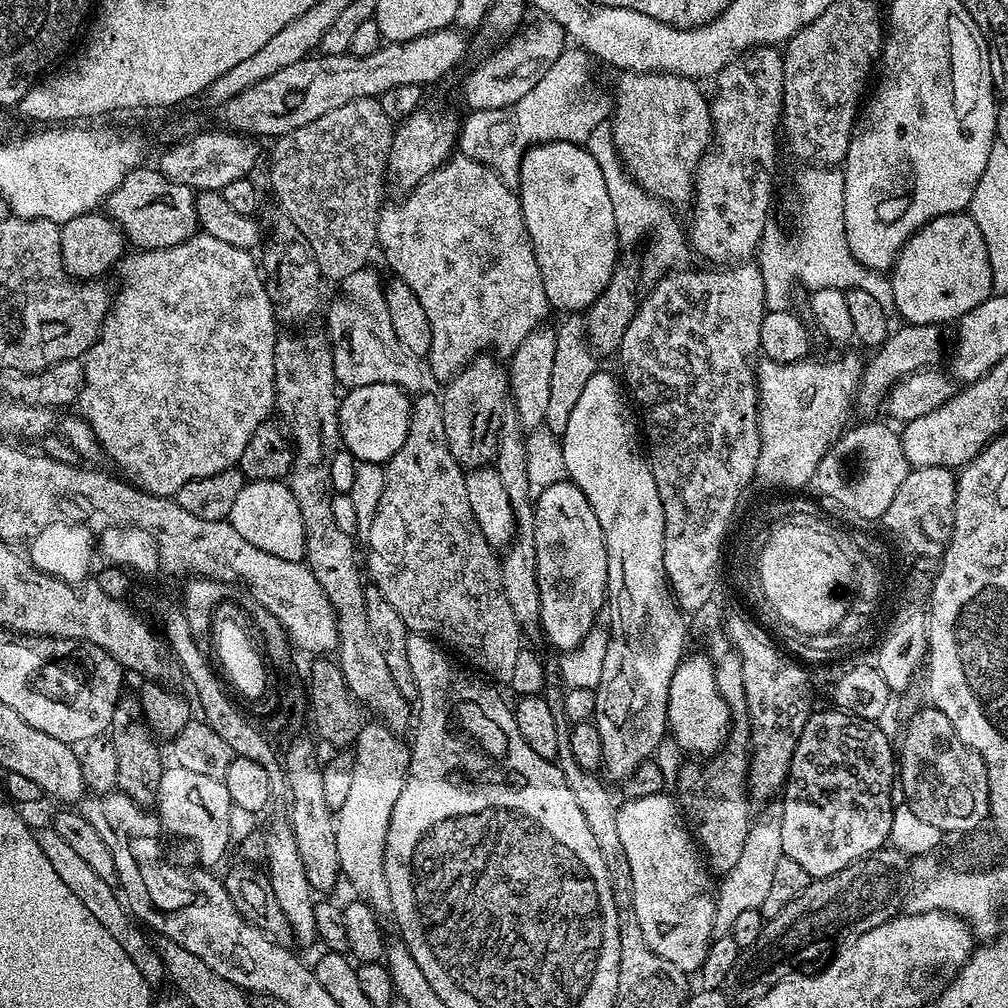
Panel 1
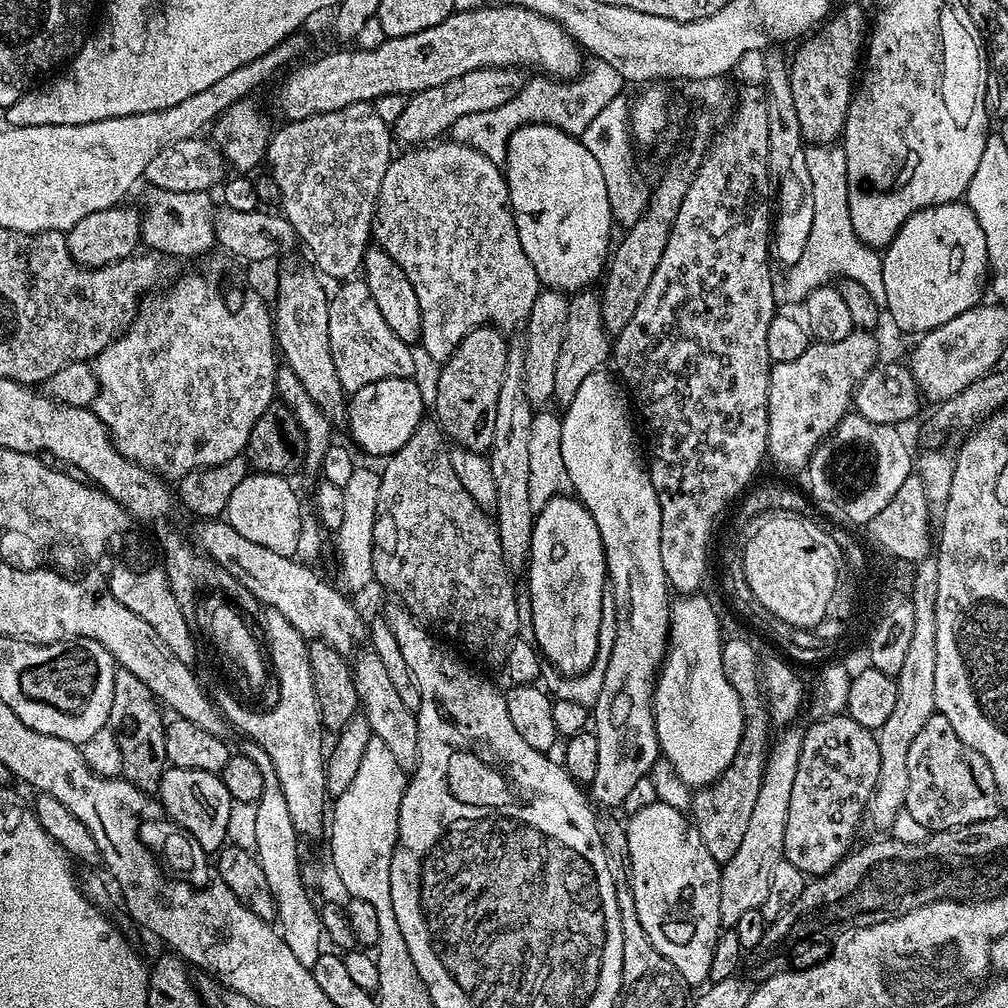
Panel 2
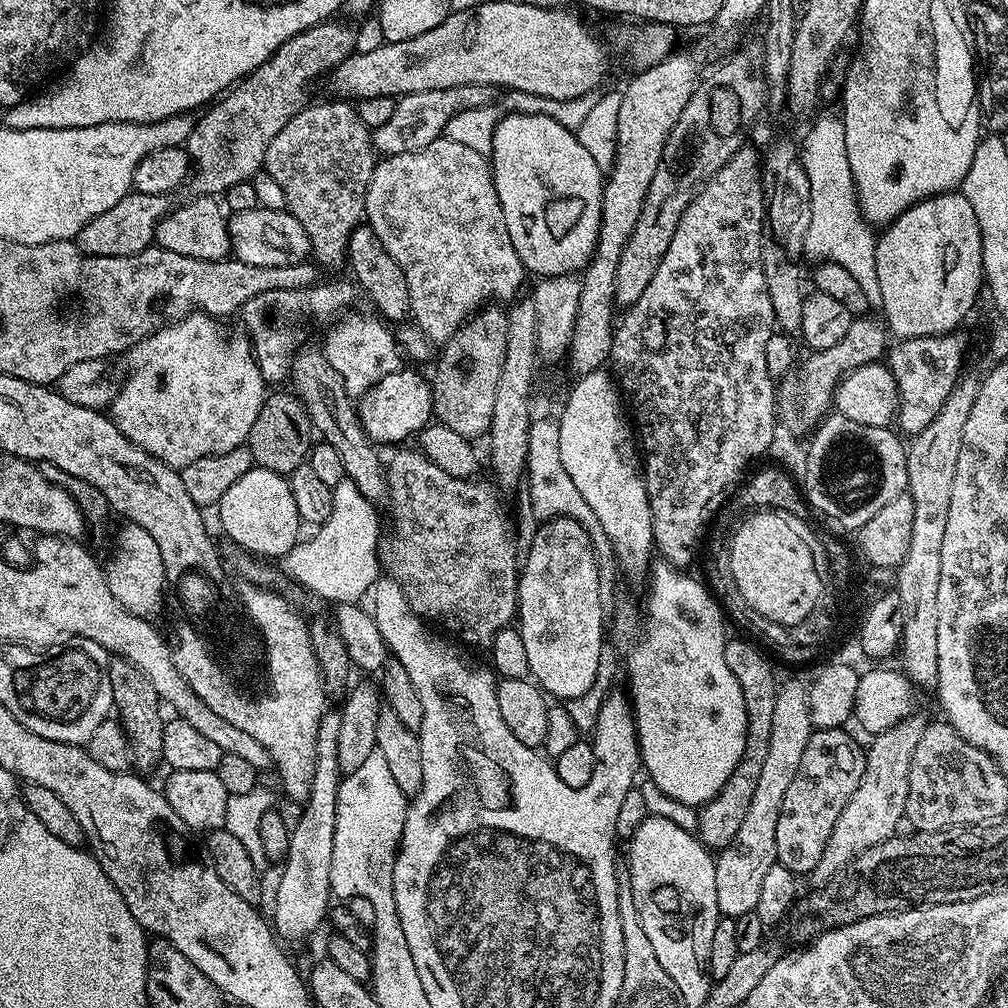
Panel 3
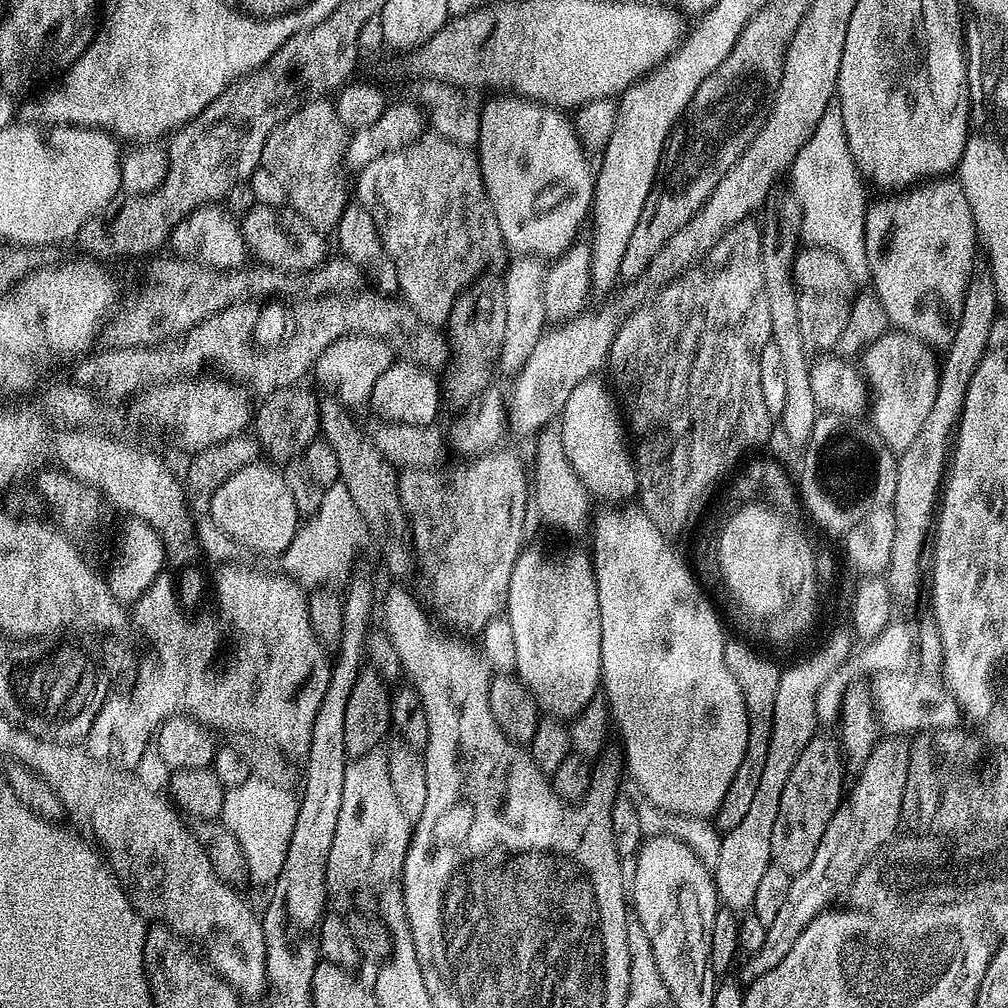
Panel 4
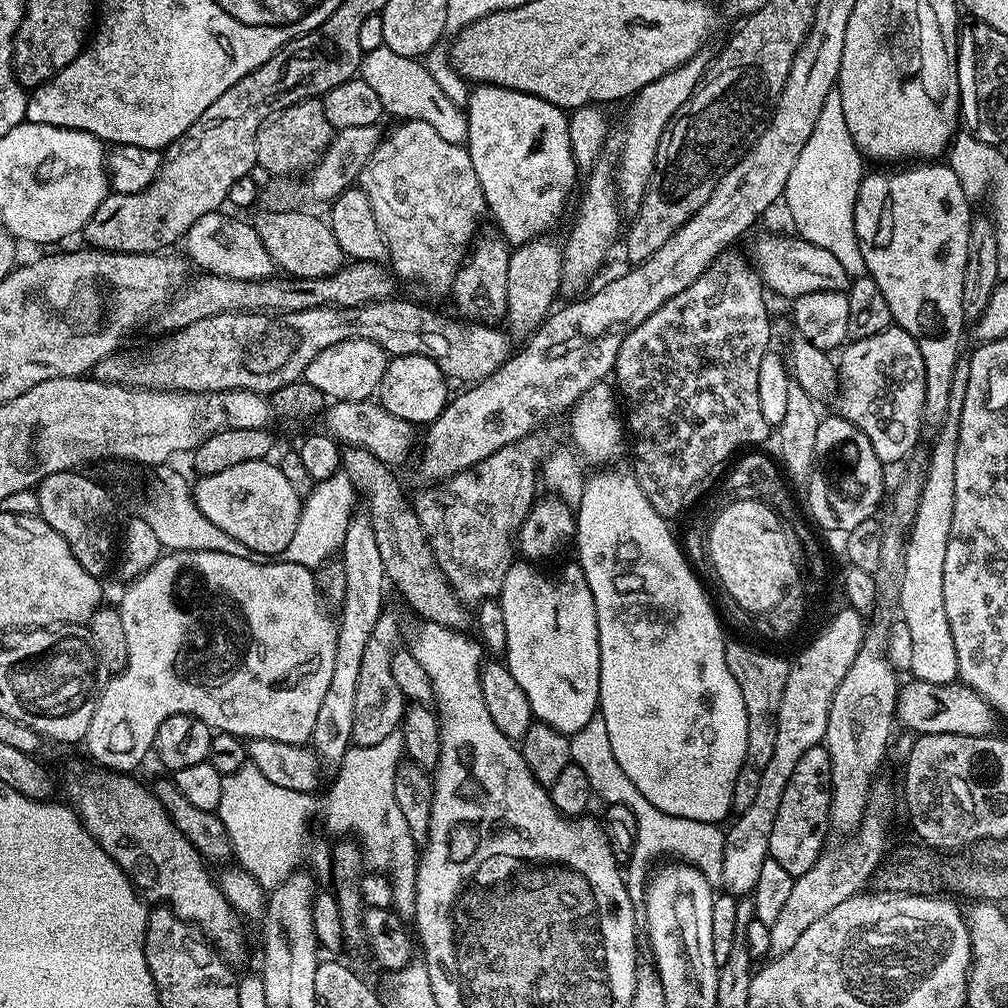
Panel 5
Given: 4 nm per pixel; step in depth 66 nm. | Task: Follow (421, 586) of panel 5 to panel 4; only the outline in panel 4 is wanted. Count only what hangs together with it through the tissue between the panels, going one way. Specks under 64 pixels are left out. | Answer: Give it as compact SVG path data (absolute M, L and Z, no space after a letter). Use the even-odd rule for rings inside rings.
M335 398L321 399L320 429L323 439L334 446L334 455L338 458L340 471L339 483L350 490L350 498L354 498L354 506L358 506L360 516L365 522L369 537L376 539L376 548L384 559L384 564L396 576L408 576L414 572L414 553L412 551L412 528L408 524L408 516L402 506L402 498L398 490L397 465L391 464L384 457L382 450L372 440L367 431L356 425L349 409Z

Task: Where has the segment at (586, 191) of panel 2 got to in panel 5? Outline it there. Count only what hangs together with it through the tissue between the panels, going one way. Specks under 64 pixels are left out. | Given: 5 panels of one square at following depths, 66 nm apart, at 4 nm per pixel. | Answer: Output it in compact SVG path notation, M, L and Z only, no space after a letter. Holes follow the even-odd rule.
M477 84L468 96L468 138L466 147L470 162L474 162L474 174L482 186L484 203L490 216L496 219L495 227L509 245L525 244L537 236L543 236L560 220L568 195L576 184L578 169L570 150L568 116L565 109L554 106L537 96L503 88L497 84Z

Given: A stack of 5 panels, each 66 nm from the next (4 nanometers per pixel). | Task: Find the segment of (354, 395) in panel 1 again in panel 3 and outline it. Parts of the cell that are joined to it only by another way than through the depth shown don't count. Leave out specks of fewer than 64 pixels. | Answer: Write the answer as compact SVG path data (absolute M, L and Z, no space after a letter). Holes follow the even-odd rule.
M408 366L401 367L399 372L386 374L370 390L359 397L358 411L360 421L366 434L377 445L396 444L407 436L415 437L424 431L433 419L432 386L427 379L424 380L416 372L411 372Z

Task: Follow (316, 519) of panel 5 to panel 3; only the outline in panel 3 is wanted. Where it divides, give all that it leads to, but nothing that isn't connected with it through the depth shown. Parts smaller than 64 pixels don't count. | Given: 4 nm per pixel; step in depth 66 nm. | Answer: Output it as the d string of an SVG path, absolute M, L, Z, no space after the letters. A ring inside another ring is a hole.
M345 479L338 482L338 486L332 489L332 509L330 516L326 518L324 524L315 529L316 536L301 539L282 558L284 572L288 576L293 576L302 587L308 592L314 592L318 596L329 600L332 606L337 604L354 604L363 601L363 596L369 595L370 589L375 585L382 572L382 556L378 549L380 544L380 516L376 513L377 508L373 501L367 500L354 486L354 482Z

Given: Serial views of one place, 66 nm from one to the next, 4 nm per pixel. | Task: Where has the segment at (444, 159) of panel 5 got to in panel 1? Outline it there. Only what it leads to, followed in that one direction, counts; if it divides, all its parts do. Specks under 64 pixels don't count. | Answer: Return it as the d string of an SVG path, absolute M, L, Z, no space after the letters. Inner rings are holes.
M456 154L445 160L441 168L436 168L417 188L411 189L405 196L408 197L401 204L392 204L389 208L388 205L381 207L380 219L376 222L376 238L379 251L384 251L385 262L392 267L391 275L395 279L406 282L406 286L410 286L410 290L414 290L414 294L418 294L418 302L422 302L422 307L426 310L426 318L430 318L432 337L430 338L430 350L426 357L426 368L431 379L433 376L434 379L440 380L439 382L453 380L474 357L487 353L489 350L504 358L511 357L512 353L518 350L518 346L522 346L522 342L526 342L526 338L531 332L547 321L544 319L547 318L548 312L550 313L546 286L542 286L542 270L538 270L538 258L534 258L534 246L530 242L530 234L526 230L519 195L513 189L506 187L490 169L482 166L482 162L474 162L470 158Z

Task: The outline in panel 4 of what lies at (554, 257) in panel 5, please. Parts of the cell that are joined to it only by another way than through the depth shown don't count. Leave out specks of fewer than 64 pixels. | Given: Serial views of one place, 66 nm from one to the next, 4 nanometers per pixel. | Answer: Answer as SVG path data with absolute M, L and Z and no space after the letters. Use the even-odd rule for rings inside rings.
M516 256L513 264L507 265L508 273L503 273L504 293L506 294L506 335L502 338L502 350L498 361L499 371L511 378L530 359L538 338L542 338L549 323L546 302L542 302L542 286L546 264L539 256Z

